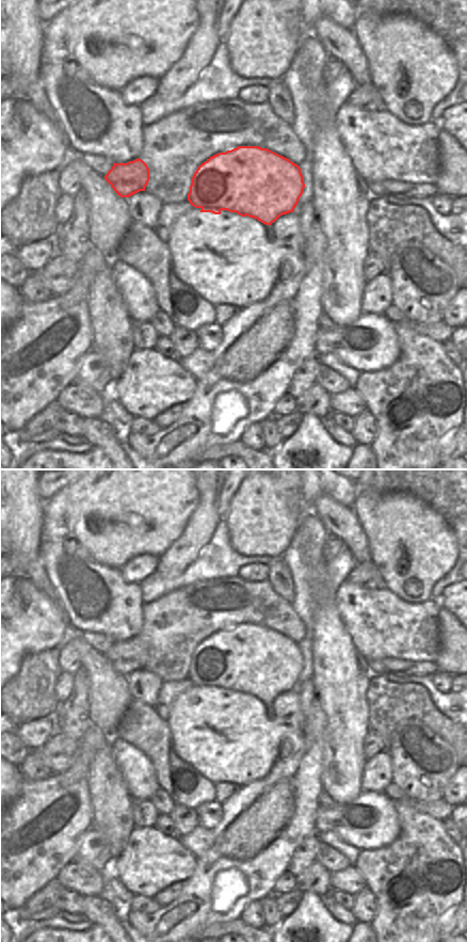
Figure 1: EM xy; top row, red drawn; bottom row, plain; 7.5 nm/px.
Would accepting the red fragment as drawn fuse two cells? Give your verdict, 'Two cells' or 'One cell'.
Two cells.

